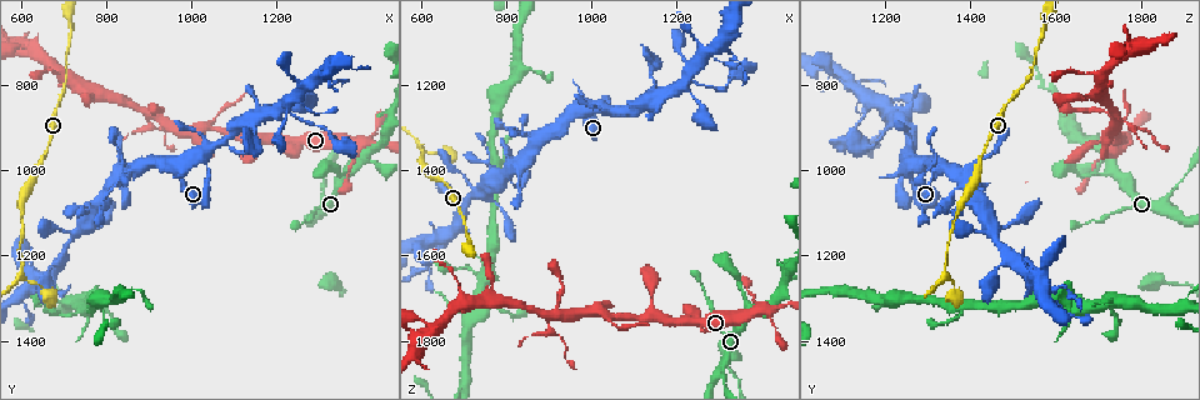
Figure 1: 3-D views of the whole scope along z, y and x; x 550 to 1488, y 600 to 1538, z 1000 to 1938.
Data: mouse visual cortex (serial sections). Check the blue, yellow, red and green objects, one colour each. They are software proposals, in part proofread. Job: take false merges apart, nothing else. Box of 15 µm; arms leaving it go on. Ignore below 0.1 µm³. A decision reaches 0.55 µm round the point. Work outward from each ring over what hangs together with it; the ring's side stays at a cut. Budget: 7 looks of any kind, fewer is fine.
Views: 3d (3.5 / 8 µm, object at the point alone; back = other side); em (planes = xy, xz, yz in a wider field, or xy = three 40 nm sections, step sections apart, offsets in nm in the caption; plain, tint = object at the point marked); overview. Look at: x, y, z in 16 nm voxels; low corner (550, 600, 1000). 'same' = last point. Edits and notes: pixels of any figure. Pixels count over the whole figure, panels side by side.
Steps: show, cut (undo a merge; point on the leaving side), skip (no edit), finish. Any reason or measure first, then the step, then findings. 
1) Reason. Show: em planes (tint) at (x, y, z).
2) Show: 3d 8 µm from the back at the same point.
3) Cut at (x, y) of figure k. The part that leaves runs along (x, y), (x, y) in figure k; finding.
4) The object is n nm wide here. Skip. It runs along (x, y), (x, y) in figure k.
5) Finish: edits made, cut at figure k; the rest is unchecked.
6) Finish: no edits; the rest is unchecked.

A narrow waist. Show: 3d 3.5 µm at (965, 985, 1260).

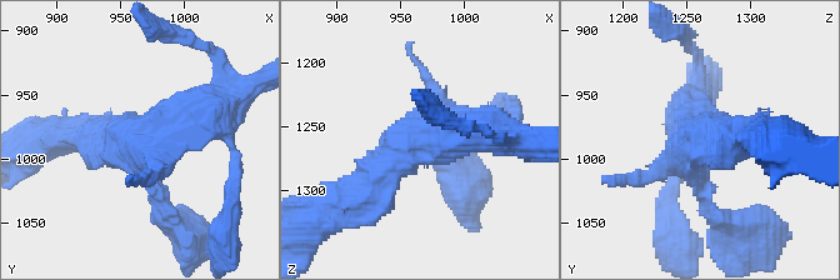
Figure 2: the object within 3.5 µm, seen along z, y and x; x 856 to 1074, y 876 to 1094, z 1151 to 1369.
Shape alone is not enough. Show: em xy step 2 (tint) at (962, 986, 1260).

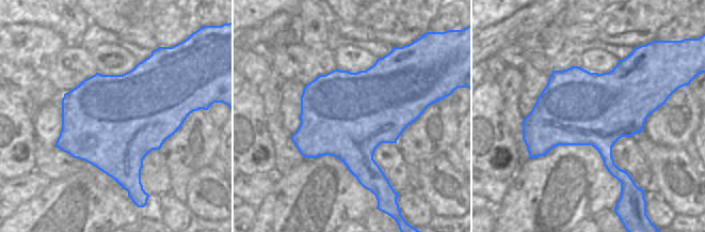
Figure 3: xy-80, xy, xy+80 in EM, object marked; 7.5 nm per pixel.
Skip. It runs along (163, 213), (129, 136), (79, 136) in figure 2; continuous, no second cell.

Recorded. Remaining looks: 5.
A narrow waist. Show: 3d 8 µm at (700, 1210, 1495).

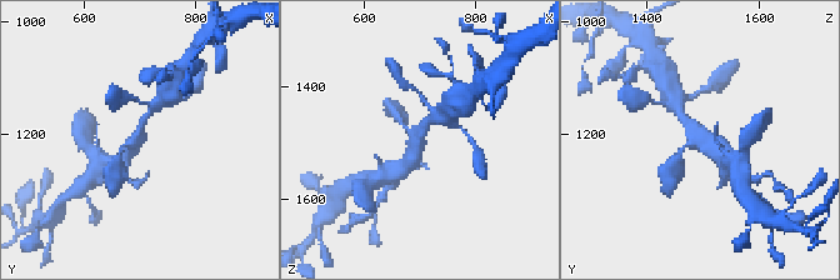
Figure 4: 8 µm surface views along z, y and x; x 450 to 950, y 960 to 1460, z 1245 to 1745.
Show: em xy step 5 (tint) at (695, 1205, 1495).

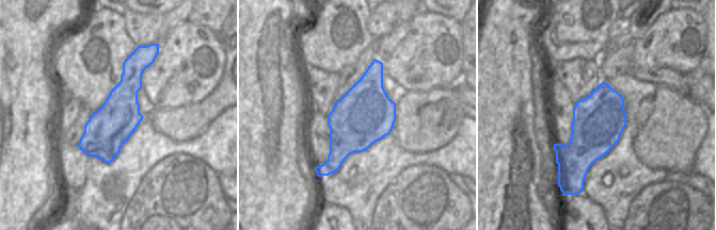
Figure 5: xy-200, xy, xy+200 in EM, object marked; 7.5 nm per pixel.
3 arms meet here. Skip. It runs along (679, 110), (726, 155) in figure 4; one cell here.

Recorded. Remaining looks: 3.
Thick turns thin. Show: 3d 3.5 µm from the back at (1010, 905, 1725).

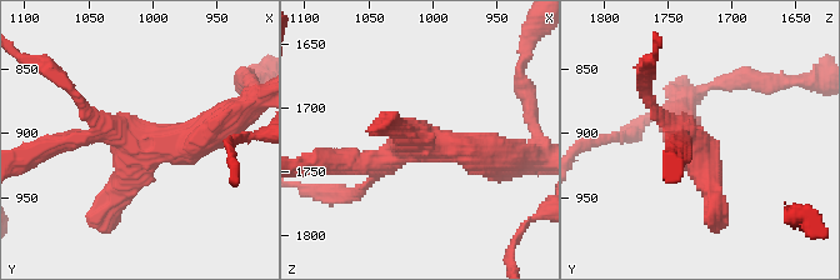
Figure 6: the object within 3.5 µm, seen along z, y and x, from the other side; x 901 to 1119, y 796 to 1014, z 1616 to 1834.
Show: em xy step 2 (tint) at (1016, 906, 1730).

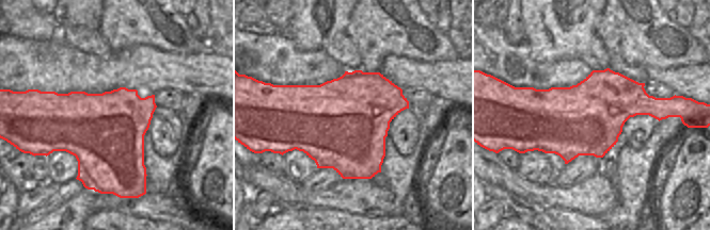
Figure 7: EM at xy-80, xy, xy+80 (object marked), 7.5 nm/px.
Skip. It runs along (58, 143), (211, 131) in figure 6; all the same cell.

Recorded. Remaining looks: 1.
Finish: no edits; the rest is unchecked.

